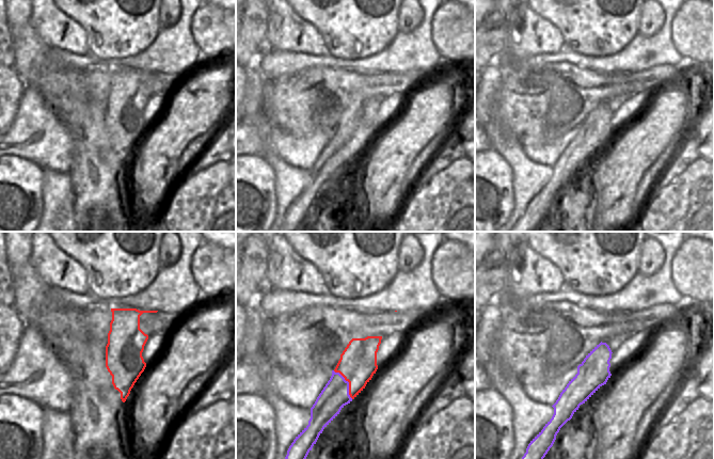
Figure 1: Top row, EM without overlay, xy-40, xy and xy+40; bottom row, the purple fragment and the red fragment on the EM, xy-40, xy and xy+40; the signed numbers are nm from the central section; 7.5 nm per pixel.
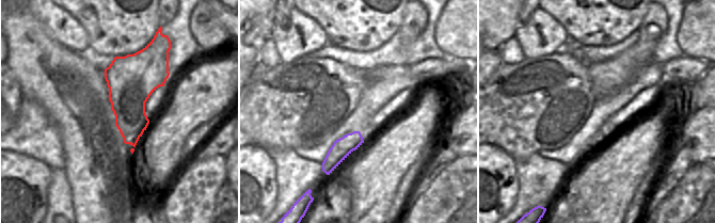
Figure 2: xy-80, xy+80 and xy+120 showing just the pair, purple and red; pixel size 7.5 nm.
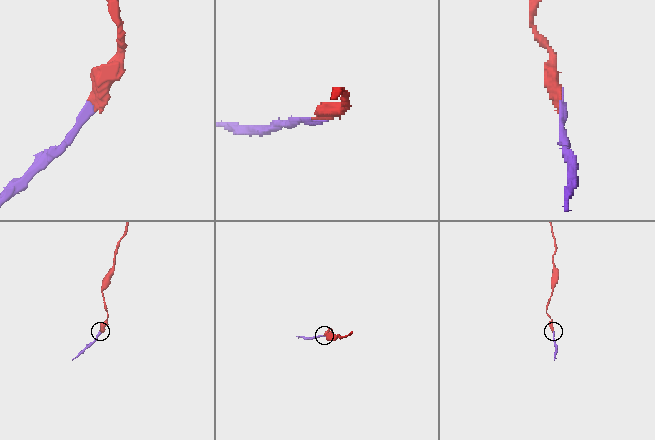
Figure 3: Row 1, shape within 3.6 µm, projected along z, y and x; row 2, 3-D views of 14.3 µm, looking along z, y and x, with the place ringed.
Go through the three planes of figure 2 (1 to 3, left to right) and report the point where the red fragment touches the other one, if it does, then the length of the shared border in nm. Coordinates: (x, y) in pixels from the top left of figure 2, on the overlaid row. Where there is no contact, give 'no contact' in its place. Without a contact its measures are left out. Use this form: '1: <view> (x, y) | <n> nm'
1: no contact
2: no contact
3: no contact

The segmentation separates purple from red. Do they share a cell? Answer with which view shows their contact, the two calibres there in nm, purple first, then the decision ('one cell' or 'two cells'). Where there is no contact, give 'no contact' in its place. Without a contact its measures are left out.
contact in xy; calibres 200 and 280 nm; one cell

